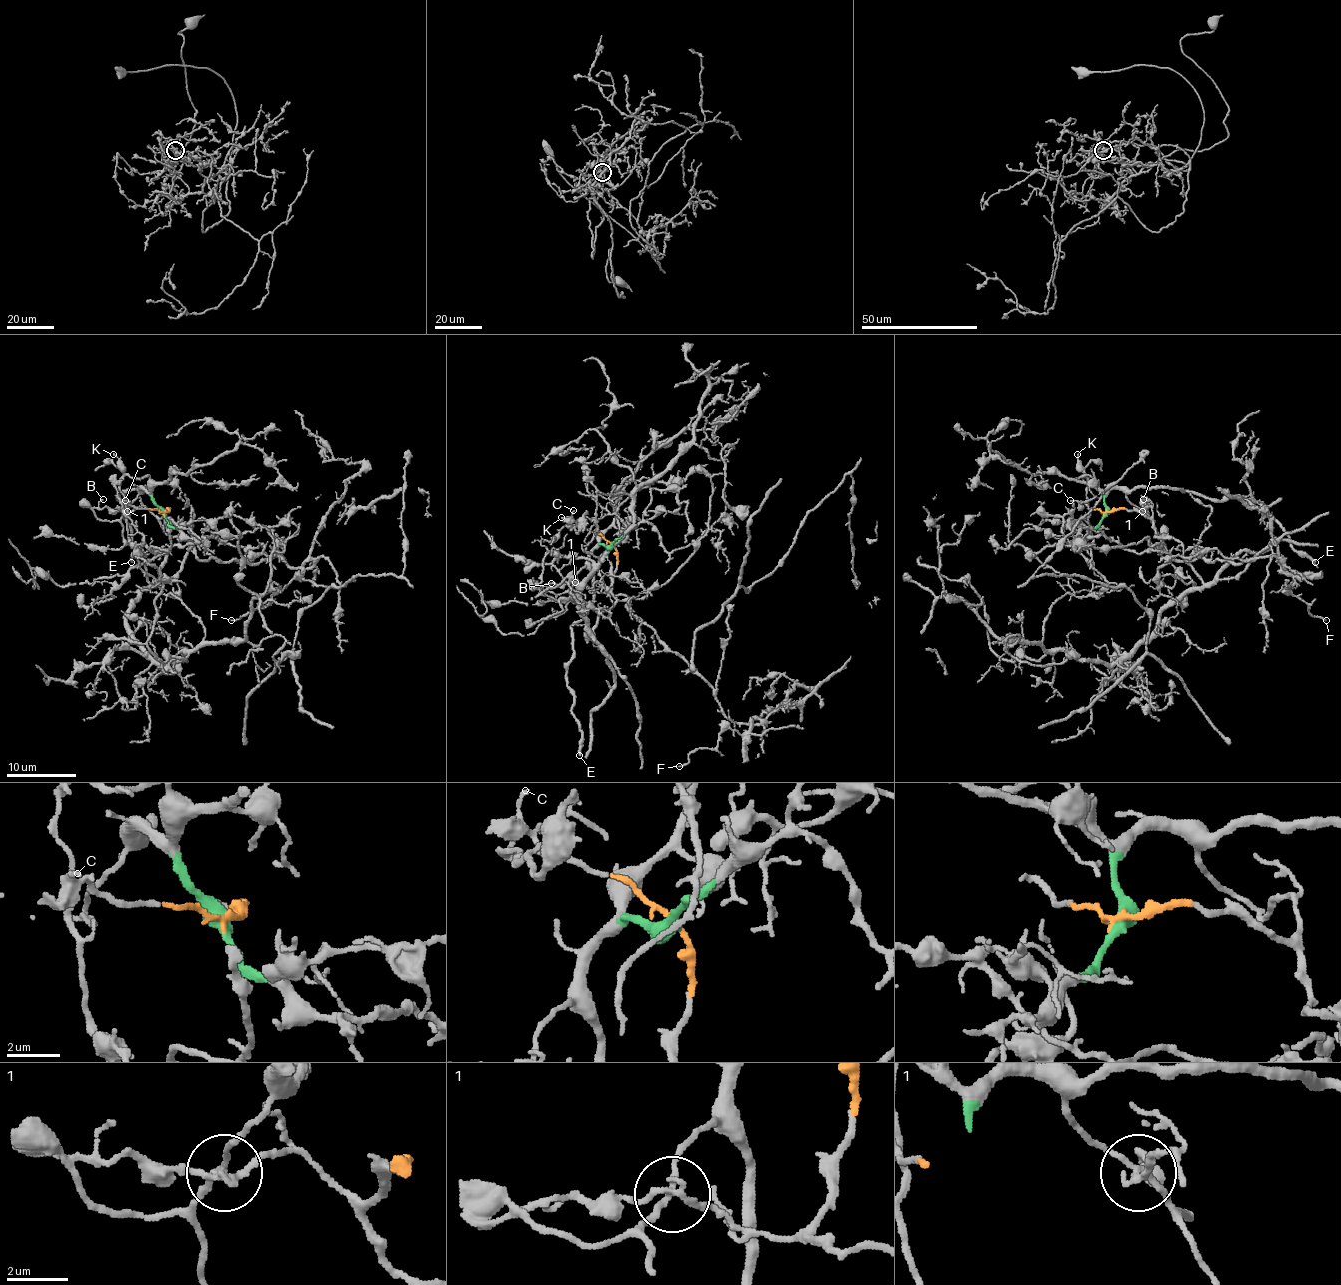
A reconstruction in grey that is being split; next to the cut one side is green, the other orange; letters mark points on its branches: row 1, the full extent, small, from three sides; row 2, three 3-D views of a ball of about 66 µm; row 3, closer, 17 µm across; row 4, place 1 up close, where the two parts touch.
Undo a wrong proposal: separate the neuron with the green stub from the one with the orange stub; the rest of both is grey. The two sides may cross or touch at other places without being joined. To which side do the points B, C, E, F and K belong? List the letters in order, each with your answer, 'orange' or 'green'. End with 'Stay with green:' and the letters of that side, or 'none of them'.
B: orange
C: orange
E: green
F: orange
K: green
Stay with green: E, K

